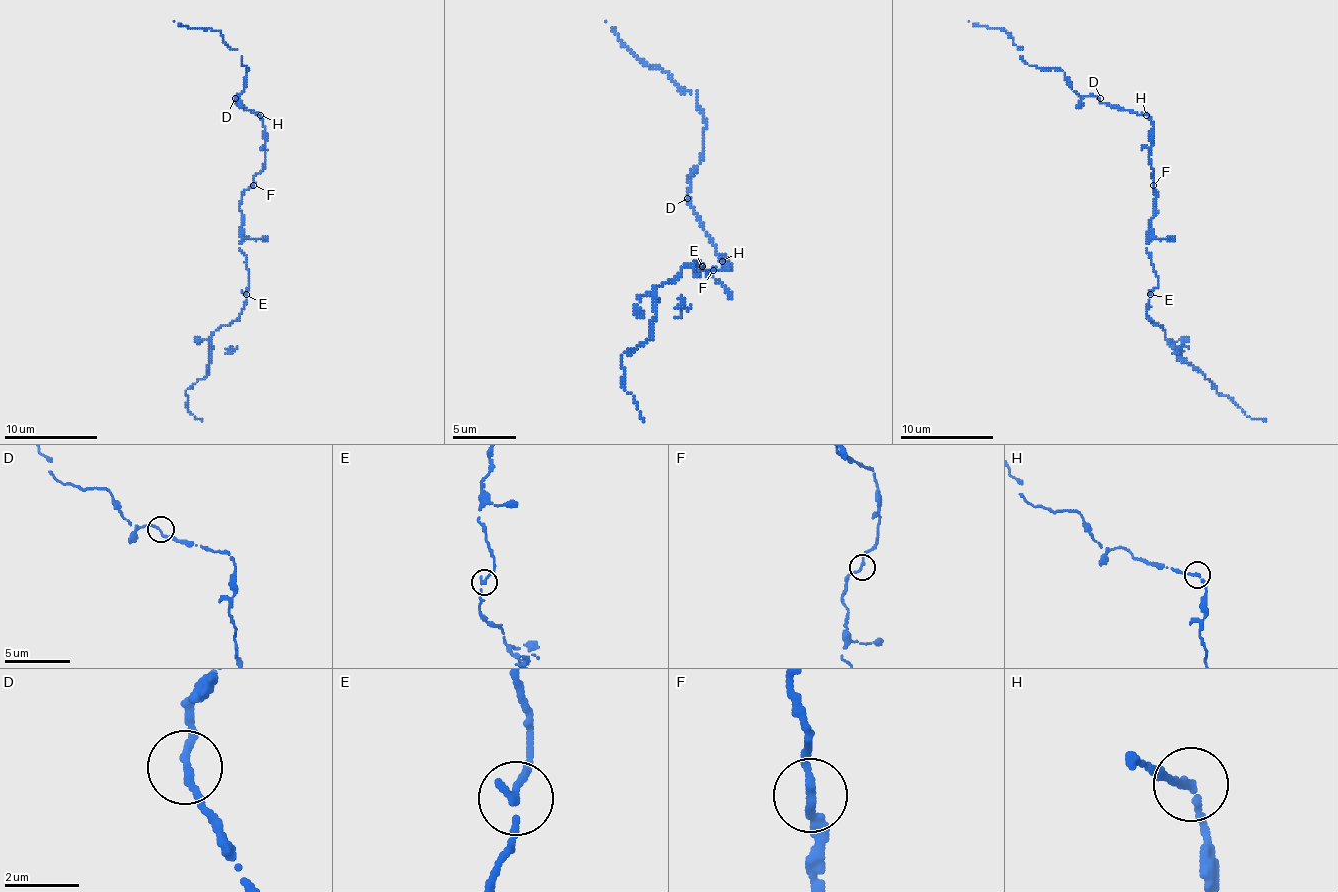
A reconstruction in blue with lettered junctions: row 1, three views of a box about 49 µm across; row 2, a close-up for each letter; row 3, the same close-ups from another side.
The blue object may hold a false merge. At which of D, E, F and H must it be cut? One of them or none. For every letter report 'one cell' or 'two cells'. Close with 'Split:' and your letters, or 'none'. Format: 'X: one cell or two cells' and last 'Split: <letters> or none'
D: one cell
E: two cells
F: one cell
H: one cell
Split: E

